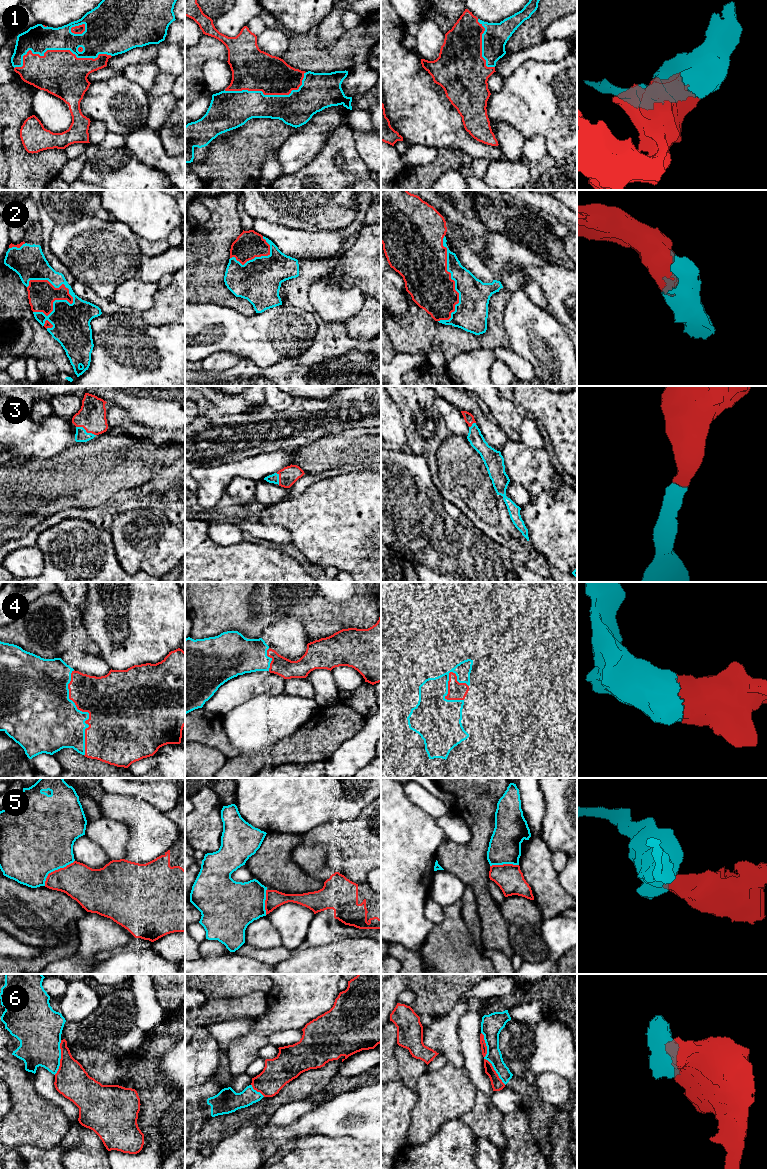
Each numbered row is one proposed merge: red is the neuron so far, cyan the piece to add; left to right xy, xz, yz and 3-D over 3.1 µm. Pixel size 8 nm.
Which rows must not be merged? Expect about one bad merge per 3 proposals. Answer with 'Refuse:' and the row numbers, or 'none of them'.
Refuse: 5, 6

